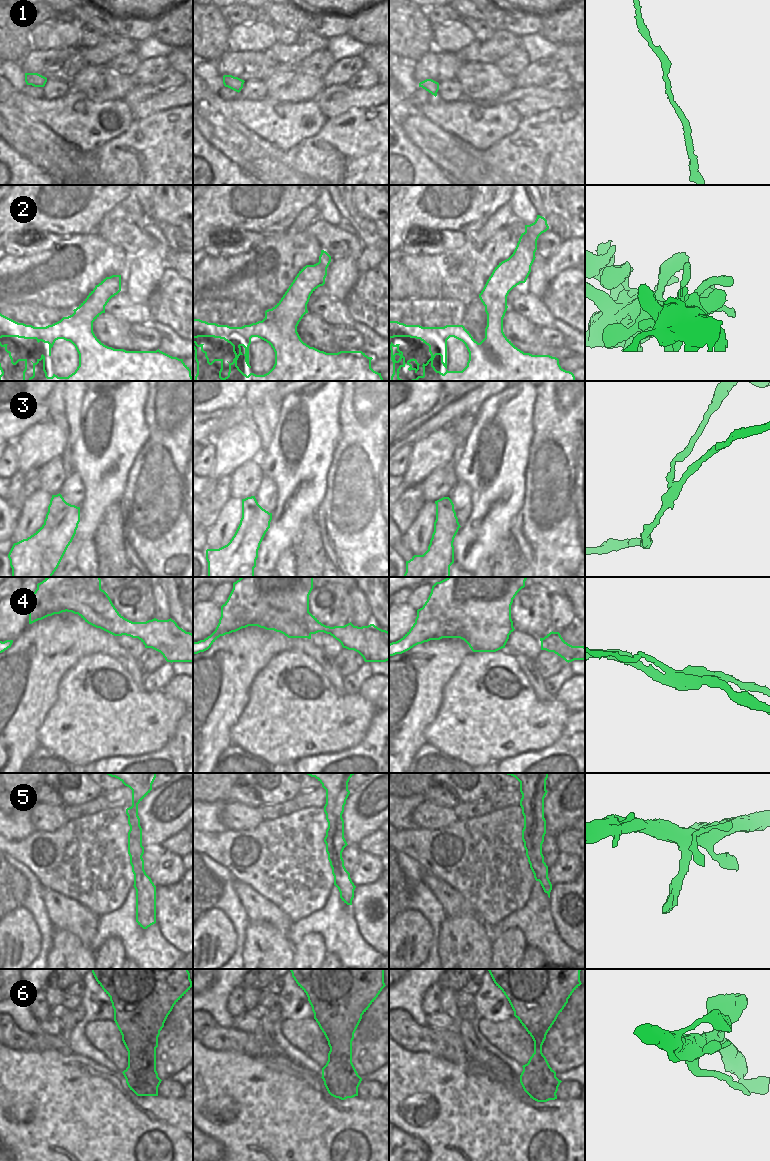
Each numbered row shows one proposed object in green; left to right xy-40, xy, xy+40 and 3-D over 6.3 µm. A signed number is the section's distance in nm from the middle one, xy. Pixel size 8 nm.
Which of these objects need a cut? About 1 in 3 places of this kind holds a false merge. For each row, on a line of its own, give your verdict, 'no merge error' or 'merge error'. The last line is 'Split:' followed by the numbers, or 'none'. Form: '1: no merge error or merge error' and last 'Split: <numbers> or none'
1: no merge error
2: no merge error
3: no merge error
4: merge error
5: no merge error
6: merge error
Split: 4, 6

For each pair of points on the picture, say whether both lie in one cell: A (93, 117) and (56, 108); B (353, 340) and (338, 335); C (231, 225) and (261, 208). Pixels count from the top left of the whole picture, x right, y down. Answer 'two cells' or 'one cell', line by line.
A: one cell
B: one cell
C: one cell

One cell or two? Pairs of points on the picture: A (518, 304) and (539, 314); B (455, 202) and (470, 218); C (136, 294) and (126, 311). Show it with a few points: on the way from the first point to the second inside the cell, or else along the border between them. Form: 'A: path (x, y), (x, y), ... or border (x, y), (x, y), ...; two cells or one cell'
A: path (523, 304), (534, 309); one cell
B: path (462, 202), (468, 202), (471, 205), (470, 211); one cell
C: border (124, 291), (132, 300), (146, 303); two cells

